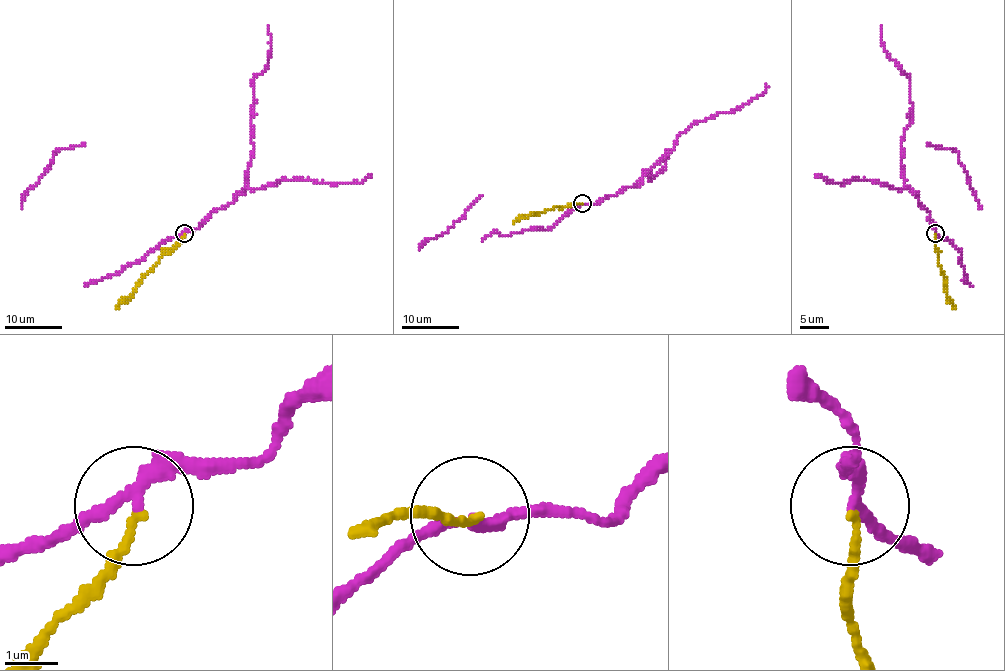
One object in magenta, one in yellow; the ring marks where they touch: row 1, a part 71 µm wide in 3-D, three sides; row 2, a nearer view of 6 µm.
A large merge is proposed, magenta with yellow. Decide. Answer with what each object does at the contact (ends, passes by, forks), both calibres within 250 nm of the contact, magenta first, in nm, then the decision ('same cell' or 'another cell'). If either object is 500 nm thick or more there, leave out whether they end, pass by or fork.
magenta passes by; yellow ends there; 200 nm thick on the magenta side, 140 nm on the other; another cell

